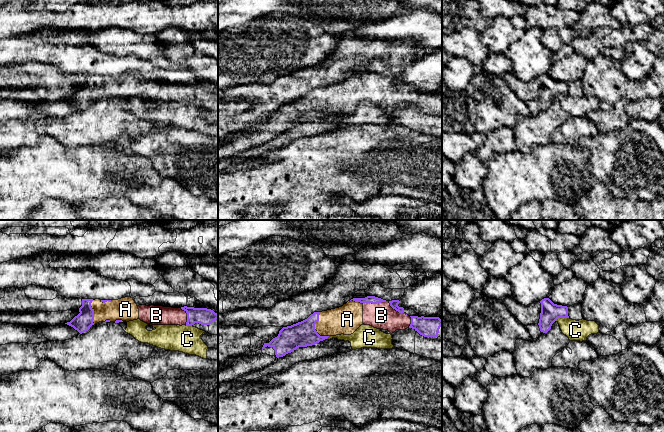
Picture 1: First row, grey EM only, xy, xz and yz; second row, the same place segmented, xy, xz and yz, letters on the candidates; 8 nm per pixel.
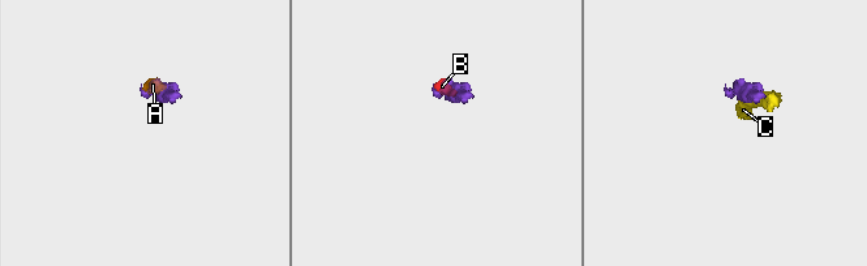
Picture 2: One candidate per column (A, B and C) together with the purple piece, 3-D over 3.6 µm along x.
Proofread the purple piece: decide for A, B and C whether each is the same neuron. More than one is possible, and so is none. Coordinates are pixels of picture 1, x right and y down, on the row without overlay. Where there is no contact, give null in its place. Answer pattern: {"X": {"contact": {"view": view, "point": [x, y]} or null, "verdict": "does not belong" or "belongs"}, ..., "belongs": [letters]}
{"A": {"contact": {"view": "xz", "point": [314, 104]}, "verdict": "belongs"}, "B": {"contact": {"view": "xz", "point": [374, 79]}, "verdict": "belongs"}, "C": {"contact": {"view": "yz", "point": [561, 93]}, "verdict": "does not belong"}, "belongs": ["A", "B"]}

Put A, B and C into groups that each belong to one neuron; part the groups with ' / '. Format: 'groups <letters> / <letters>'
groups A B / C

